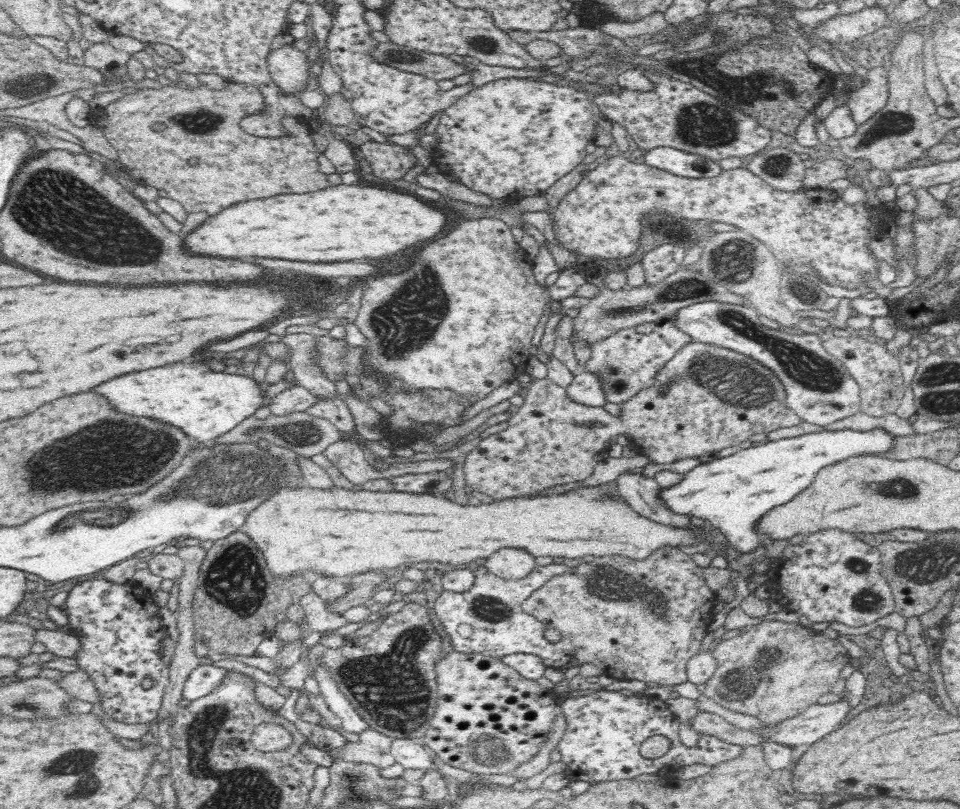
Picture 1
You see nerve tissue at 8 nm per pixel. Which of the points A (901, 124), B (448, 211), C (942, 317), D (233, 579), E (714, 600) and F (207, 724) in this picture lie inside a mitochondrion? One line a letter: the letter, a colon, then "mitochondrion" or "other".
A: mitochondrion
B: other
C: other
D: mitochondrion
E: other
F: mitochondrion

